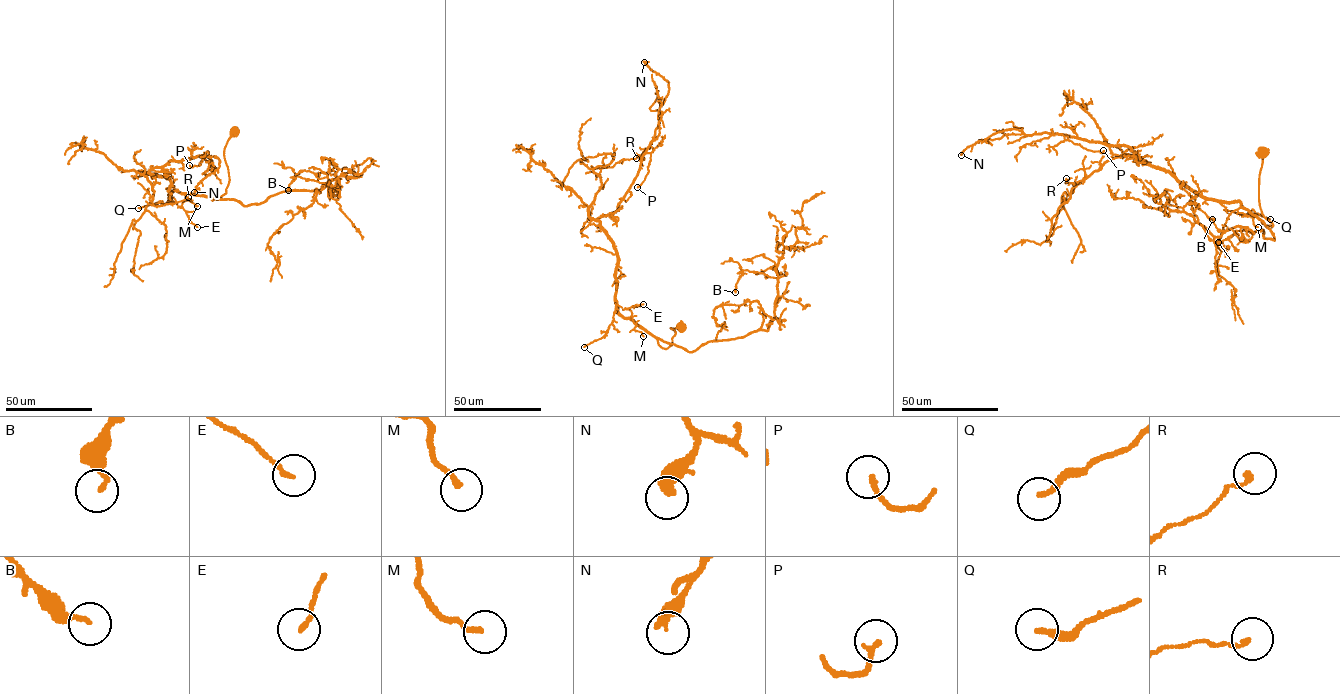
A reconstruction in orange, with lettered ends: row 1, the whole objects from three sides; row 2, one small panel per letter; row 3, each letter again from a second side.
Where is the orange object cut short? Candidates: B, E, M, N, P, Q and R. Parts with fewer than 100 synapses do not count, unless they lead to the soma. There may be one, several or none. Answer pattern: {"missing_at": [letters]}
{"missing_at": []}

